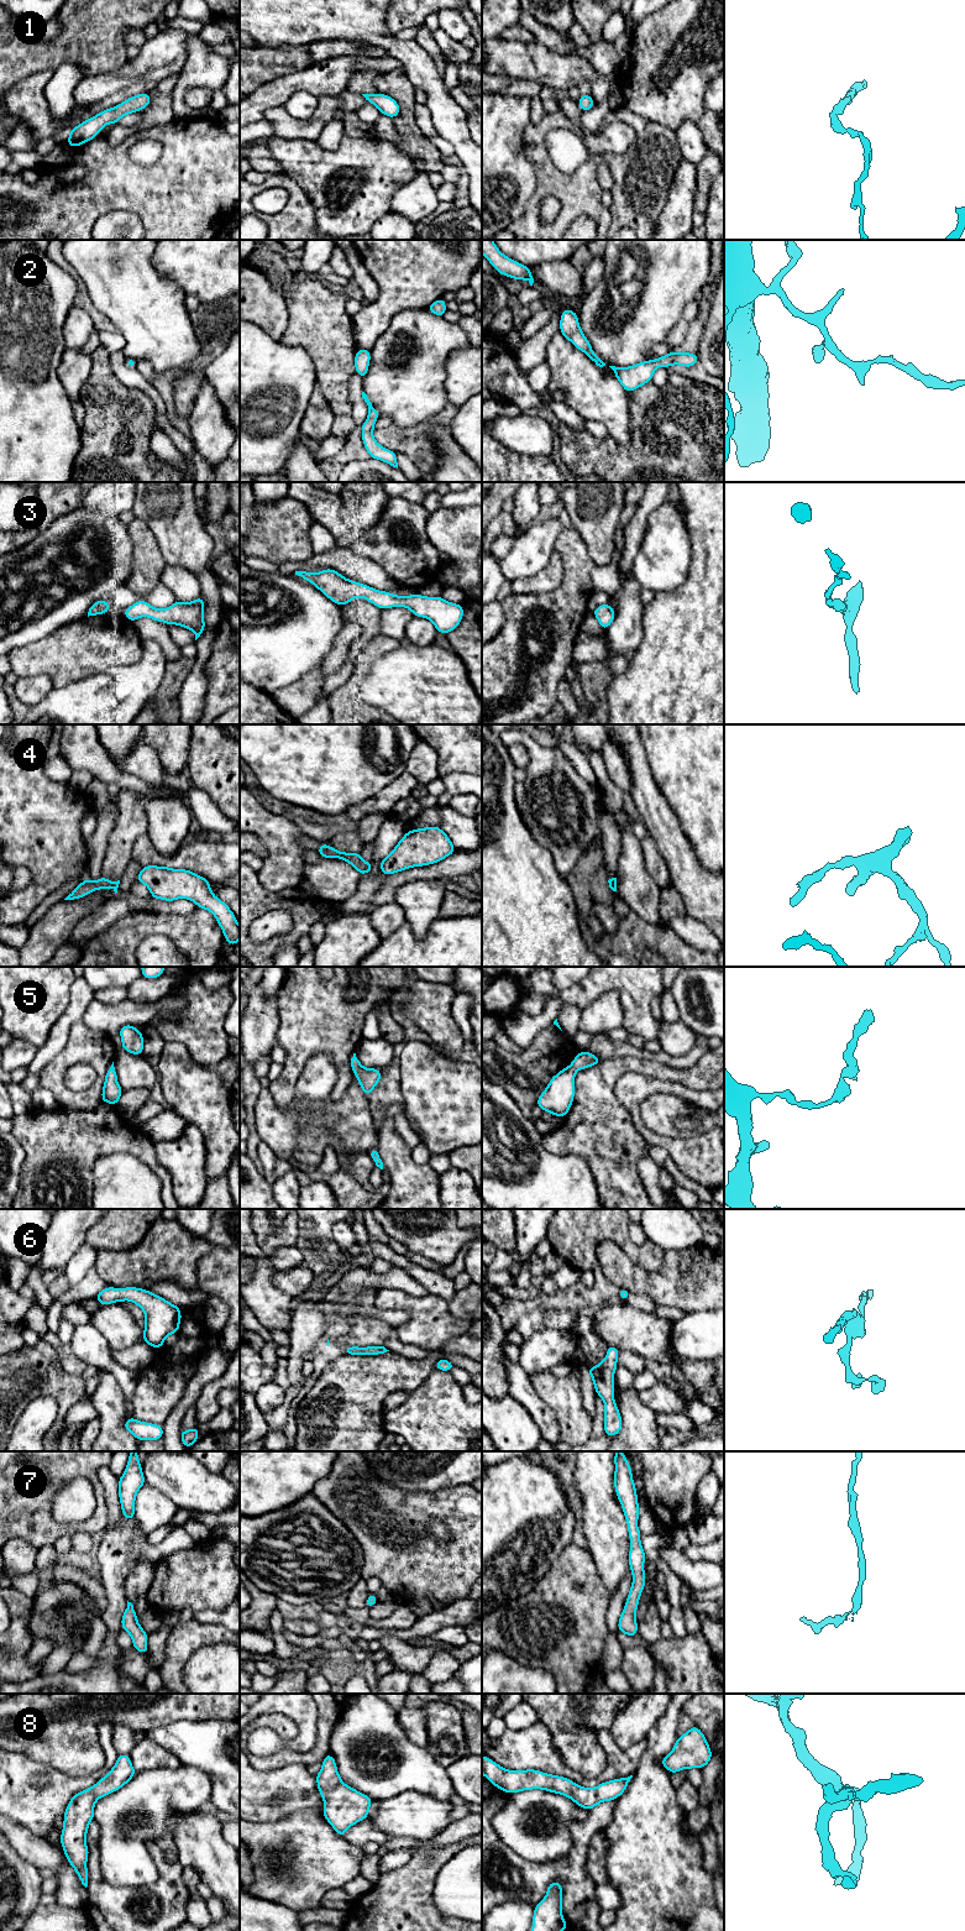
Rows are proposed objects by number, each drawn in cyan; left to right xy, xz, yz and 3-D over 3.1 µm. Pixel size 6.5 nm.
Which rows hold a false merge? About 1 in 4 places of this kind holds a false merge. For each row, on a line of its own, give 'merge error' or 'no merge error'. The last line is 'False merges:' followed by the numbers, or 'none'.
1: no merge error
2: no merge error
3: no merge error
4: no merge error
5: no merge error
6: no merge error
7: no merge error
8: no merge error
False merges: none

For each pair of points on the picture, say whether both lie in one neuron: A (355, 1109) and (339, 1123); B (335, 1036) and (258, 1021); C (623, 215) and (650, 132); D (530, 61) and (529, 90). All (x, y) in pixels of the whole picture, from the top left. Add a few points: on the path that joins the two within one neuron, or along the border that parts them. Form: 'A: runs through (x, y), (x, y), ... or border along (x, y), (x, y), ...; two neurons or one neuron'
A: border along (337, 1109), (345, 1115), (350, 1126), (349, 1130); two neurons
B: border along (278, 995), (279, 1026), (276, 1042); two neurons
C: runs through (639, 194), (641, 176), (650, 165), (650, 153); one neuron
D: border along (501, 74), (533, 79), (543, 85); two neurons

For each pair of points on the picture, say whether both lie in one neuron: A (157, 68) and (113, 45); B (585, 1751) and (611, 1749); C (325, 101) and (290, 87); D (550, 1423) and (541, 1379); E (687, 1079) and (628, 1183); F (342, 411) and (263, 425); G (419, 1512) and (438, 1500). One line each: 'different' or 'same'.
A: different
B: different
C: different
D: different
E: same
F: different
G: same

